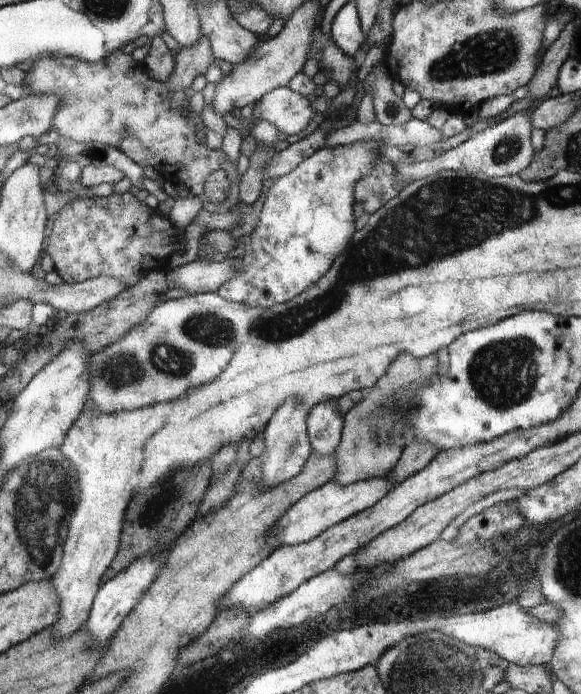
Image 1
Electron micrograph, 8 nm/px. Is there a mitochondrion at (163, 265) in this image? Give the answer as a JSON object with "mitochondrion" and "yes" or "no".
{"mitochondrion":"no"}

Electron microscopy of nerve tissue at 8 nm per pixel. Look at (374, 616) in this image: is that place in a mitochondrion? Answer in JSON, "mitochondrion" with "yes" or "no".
{"mitochondrion":"no"}

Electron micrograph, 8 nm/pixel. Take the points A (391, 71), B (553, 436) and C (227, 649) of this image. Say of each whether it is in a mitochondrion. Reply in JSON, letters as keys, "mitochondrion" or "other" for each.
{"A":"other","B":"other","C":"other"}

